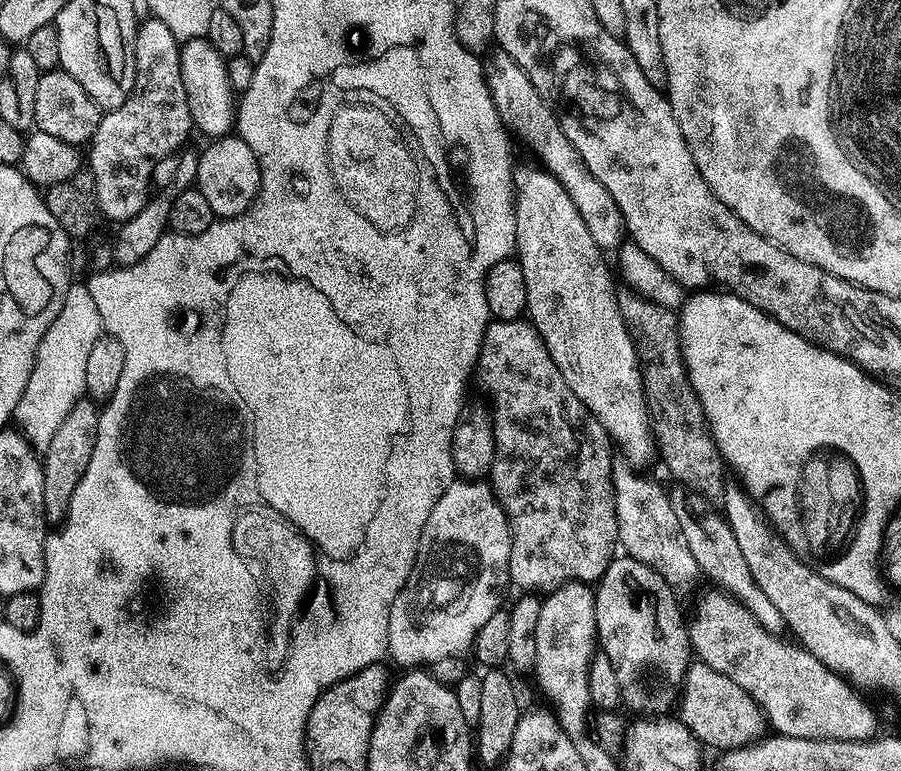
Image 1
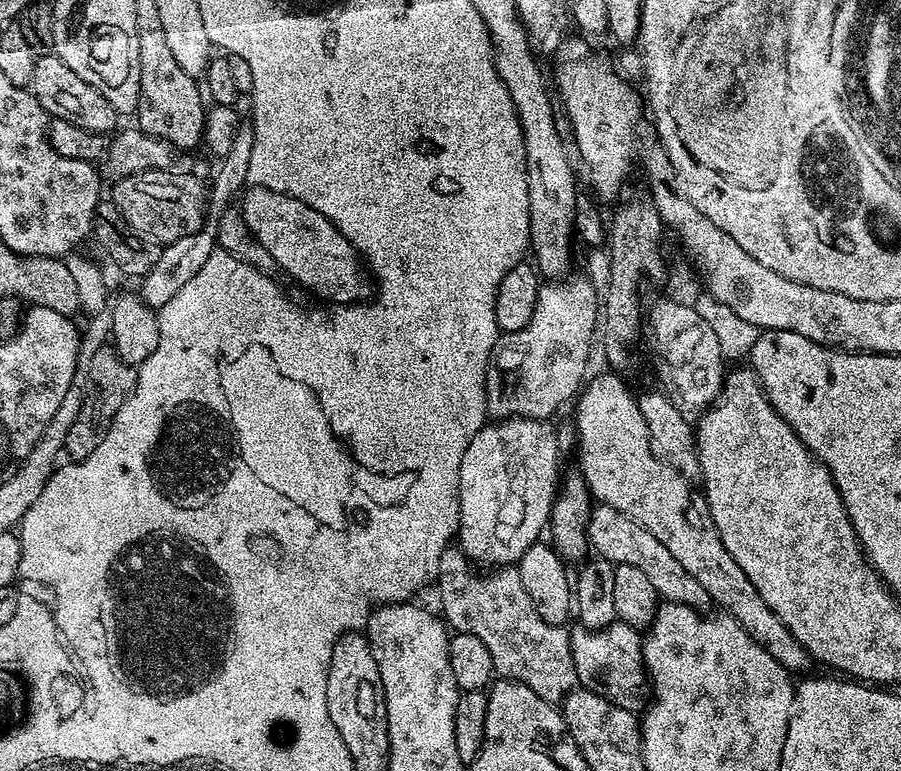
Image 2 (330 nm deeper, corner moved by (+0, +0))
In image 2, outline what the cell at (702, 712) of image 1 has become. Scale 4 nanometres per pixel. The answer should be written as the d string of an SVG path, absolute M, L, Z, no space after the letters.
M619 622L605 628L576 626L569 631L568 637L579 687L606 698L614 706L622 706L627 712L639 713L645 707L646 673L642 640L637 629Z

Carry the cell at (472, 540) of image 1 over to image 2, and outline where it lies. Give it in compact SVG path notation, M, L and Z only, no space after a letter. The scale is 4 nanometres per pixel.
M498 420L485 423L474 438L470 438L470 446L466 446L466 454L462 454L460 467L460 526L458 529L458 547L469 561L476 566L512 566L520 561L522 554L531 544L541 539L540 531L545 531L552 515L552 503L556 500L556 489L560 472L560 444L556 441L556 432L548 420Z

